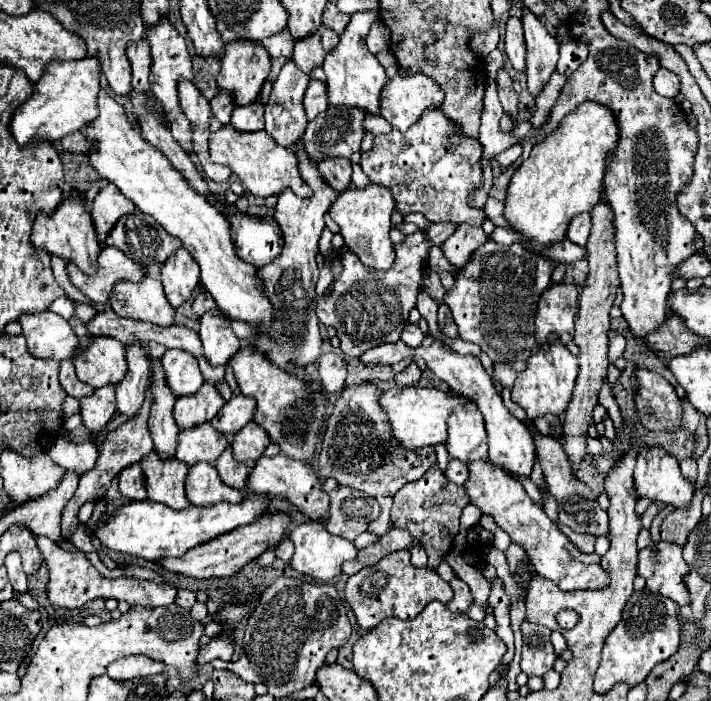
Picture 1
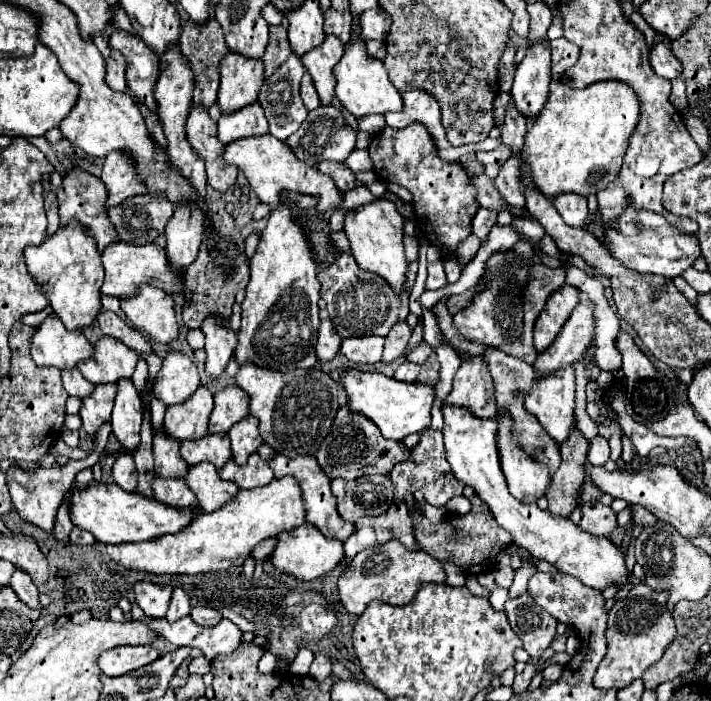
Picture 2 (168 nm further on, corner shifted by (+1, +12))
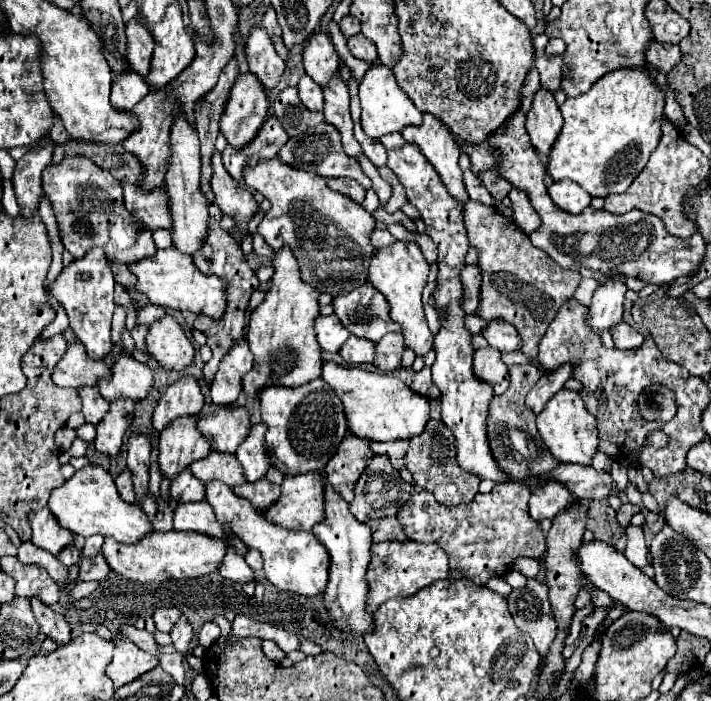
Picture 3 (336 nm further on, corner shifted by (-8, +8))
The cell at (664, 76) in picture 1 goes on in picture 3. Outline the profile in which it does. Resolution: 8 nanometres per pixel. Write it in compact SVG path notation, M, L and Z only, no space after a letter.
M652 40L650 46L646 48L644 56L646 56L648 64L652 64L654 68L668 74L672 70L672 66L680 62L680 48L674 44L662 44L662 42Z

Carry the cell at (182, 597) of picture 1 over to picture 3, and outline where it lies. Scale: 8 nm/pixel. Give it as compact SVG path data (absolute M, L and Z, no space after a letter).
M182 616L178 622L176 622L176 626L174 626L174 630L170 632L170 636L172 636L172 644L174 644L174 648L180 652L180 654L190 654L190 650L192 650L192 646L190 646L190 642L192 642L192 626L190 626L190 622L186 620L186 616Z

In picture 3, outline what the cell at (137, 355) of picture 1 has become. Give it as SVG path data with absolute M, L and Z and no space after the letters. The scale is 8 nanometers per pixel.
M132 434L128 440L128 468L134 480L136 504L148 492L148 472L150 472L150 442L142 434Z

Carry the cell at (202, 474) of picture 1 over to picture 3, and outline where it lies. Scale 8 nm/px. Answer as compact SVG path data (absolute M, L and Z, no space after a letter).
M222 482L206 484L206 500L214 508L220 524L230 524L230 530L234 532L234 536L238 536L238 540L242 540L242 544L246 544L246 548L258 550L262 554L264 576L270 584L274 584L278 590L294 592L306 598L316 598L324 592L328 584L330 556L312 532L294 532L268 524L248 500L236 496Z

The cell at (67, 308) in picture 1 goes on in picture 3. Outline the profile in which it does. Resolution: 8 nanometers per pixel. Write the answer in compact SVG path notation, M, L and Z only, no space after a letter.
M92 248L84 258L66 266L52 282L52 296L62 304L68 314L70 328L76 338L86 346L94 360L104 360L112 352L112 314L114 314L114 274L102 248Z

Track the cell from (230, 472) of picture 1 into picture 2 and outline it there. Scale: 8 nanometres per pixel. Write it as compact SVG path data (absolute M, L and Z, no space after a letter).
M253 452L249 456L247 464L243 464L243 466L229 460L229 464L225 464L225 468L221 468L219 476L223 480L237 482L241 488L259 488L259 486L265 486L273 480L271 468L267 466L265 460L261 460L261 456L257 452Z

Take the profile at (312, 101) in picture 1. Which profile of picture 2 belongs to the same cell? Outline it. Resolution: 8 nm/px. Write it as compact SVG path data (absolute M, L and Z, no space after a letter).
M307 72L303 74L303 80L301 80L301 100L307 110L315 110L321 104L317 90L315 90L315 84L313 84L313 78Z

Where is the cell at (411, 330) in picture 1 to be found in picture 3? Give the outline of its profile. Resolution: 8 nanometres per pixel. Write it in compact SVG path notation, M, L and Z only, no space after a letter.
M390 332L376 344L374 350L376 354L372 364L384 372L394 372L400 368L400 358L404 354L404 338L400 332Z

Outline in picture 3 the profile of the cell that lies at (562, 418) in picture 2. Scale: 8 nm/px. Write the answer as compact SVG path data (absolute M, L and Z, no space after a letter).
M560 390L556 396L552 396L544 412L538 414L536 424L538 424L540 438L544 440L544 446L556 460L582 464L582 466L592 464L594 454L598 452L598 428L596 428L596 418L588 414L578 392Z

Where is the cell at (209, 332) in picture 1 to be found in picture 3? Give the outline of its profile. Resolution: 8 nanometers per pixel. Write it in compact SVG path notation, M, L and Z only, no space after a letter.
M238 340L224 356L220 370L210 386L210 398L216 406L232 408L242 392L242 376L252 368L254 356L244 340Z

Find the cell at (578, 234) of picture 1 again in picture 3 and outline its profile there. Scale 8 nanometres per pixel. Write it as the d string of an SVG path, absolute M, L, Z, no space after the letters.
M554 180L548 186L548 194L552 198L552 202L570 212L570 214L580 214L586 206L590 206L590 194L584 192L578 184L574 184L572 180Z

